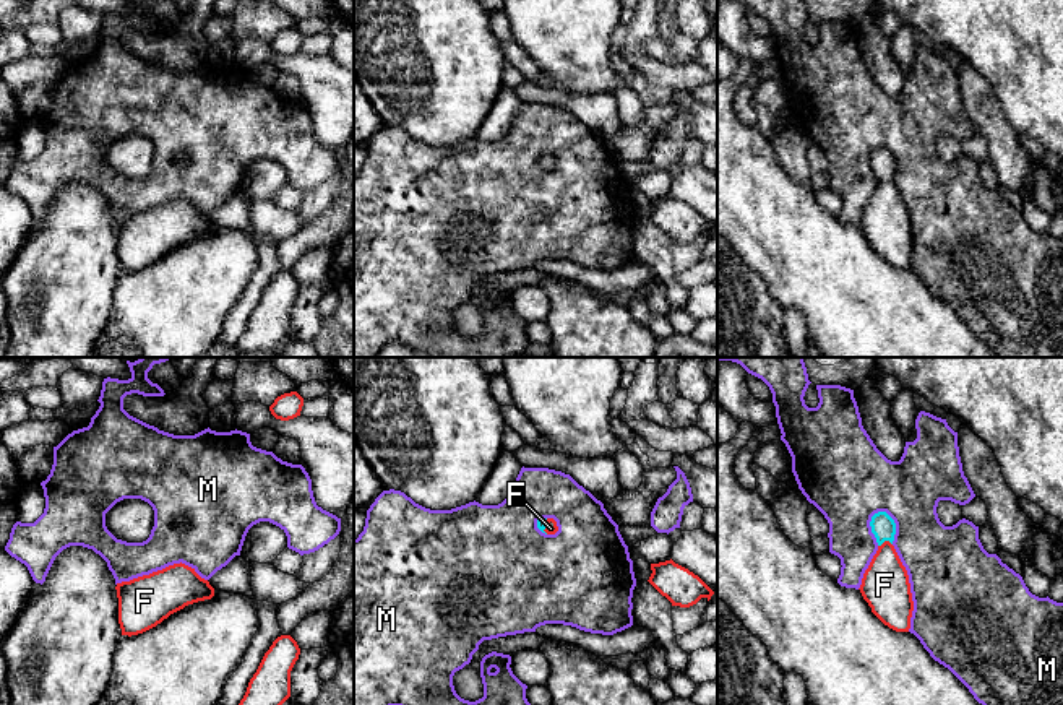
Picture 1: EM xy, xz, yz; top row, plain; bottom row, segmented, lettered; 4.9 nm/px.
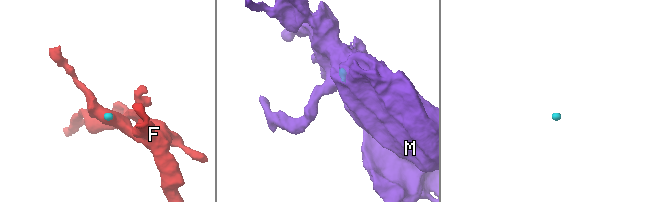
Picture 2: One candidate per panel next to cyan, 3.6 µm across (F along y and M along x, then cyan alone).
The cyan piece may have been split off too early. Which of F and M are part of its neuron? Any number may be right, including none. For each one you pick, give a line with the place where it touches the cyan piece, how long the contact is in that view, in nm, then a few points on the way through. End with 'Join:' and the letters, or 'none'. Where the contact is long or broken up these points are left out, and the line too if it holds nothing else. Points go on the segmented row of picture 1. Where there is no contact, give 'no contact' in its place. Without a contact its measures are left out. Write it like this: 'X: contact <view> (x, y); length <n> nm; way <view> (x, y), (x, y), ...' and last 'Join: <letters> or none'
F: contact yz (885, 540); length 70 nm; way yz (883, 527), (885, 540), (885, 585)
Join: F

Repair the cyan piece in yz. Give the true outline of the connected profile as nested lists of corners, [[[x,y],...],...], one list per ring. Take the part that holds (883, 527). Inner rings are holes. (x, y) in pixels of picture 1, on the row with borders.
[[[878,512],[871,517],[870,526],[878,551],[859,590],[884,625],[896,632],[909,632],[914,601],[907,570],[893,546],[896,523],[886,512]]]

